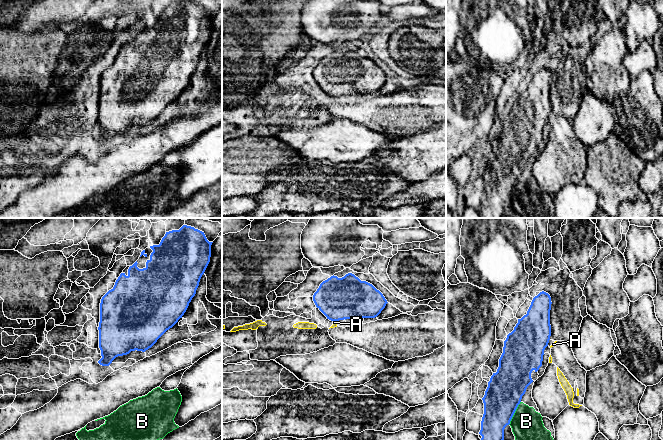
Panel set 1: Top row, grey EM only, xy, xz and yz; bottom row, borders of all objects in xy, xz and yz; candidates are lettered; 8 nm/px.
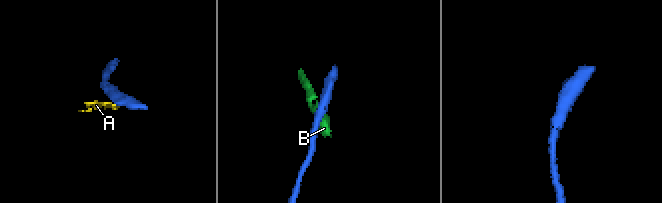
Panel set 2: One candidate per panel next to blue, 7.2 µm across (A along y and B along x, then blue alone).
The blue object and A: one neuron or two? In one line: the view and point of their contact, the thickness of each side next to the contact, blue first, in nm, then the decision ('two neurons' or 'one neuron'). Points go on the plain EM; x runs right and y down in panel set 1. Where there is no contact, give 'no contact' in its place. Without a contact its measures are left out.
meets blue in xz at (335, 96); 340 nm thick on the blue side, 30 nm on the other; two neurons

